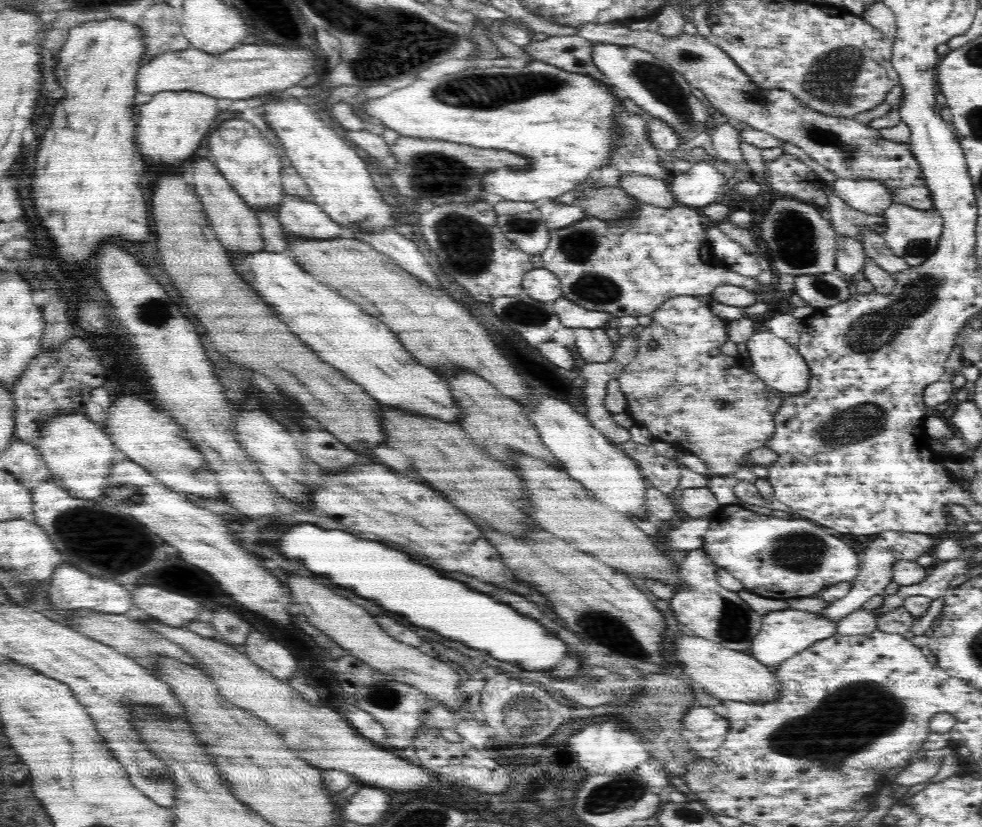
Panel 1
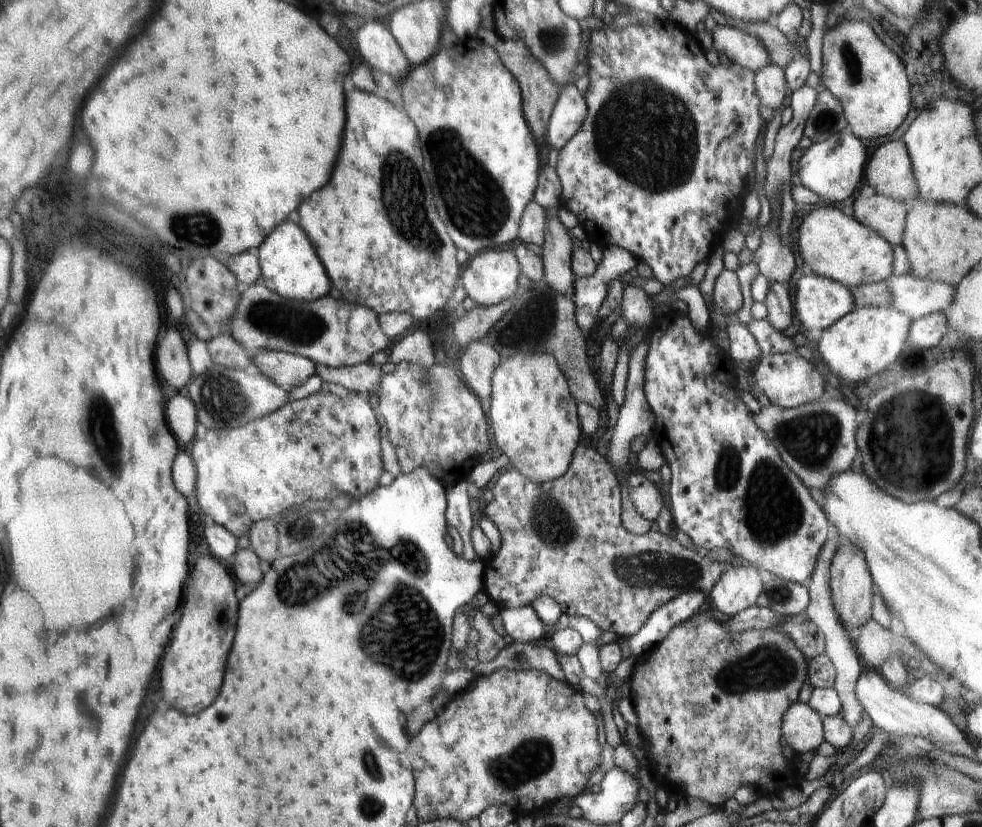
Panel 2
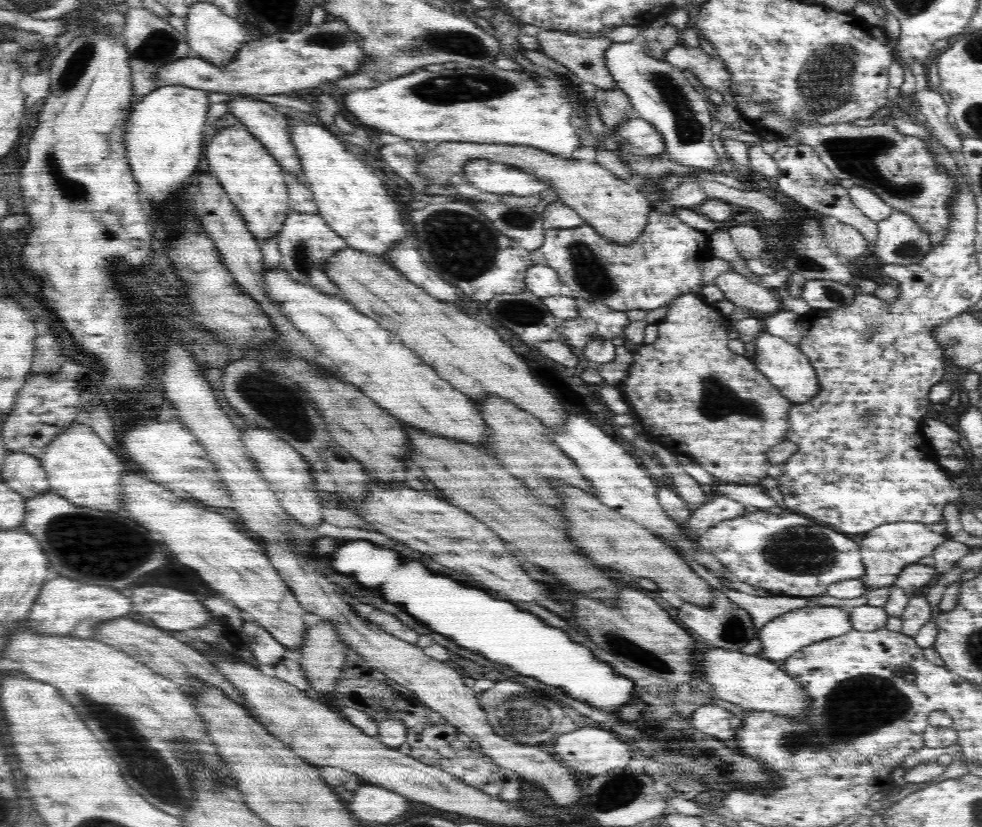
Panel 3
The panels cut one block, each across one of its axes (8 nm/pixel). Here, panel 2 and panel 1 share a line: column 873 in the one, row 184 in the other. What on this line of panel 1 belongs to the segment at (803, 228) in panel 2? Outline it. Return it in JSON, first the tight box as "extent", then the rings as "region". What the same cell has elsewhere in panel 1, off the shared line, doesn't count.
{"extent":[208,120,285,211],"region":[[[228,120],[216,124],[217,128],[208,138],[208,148],[216,168],[229,185],[254,211],[279,210],[285,196],[281,181],[282,162],[278,155],[278,137],[274,132],[260,131],[254,124],[244,120]]]}

